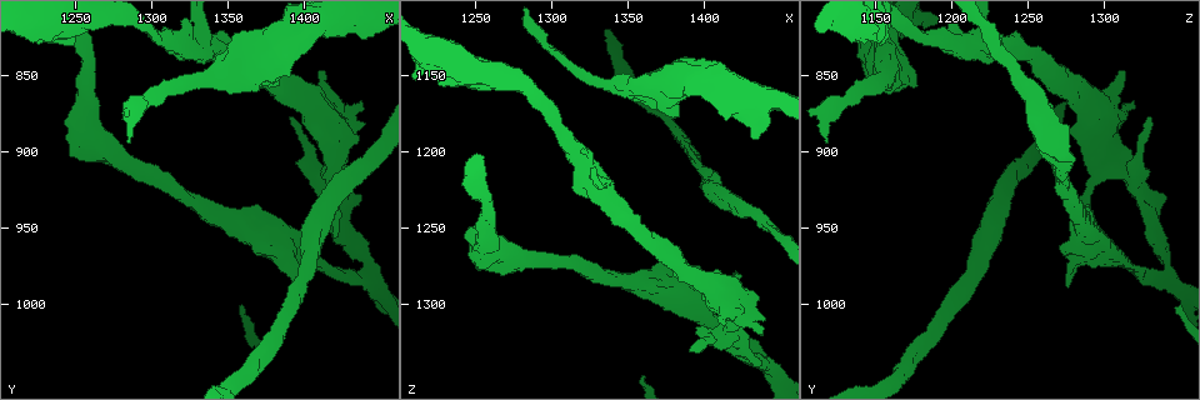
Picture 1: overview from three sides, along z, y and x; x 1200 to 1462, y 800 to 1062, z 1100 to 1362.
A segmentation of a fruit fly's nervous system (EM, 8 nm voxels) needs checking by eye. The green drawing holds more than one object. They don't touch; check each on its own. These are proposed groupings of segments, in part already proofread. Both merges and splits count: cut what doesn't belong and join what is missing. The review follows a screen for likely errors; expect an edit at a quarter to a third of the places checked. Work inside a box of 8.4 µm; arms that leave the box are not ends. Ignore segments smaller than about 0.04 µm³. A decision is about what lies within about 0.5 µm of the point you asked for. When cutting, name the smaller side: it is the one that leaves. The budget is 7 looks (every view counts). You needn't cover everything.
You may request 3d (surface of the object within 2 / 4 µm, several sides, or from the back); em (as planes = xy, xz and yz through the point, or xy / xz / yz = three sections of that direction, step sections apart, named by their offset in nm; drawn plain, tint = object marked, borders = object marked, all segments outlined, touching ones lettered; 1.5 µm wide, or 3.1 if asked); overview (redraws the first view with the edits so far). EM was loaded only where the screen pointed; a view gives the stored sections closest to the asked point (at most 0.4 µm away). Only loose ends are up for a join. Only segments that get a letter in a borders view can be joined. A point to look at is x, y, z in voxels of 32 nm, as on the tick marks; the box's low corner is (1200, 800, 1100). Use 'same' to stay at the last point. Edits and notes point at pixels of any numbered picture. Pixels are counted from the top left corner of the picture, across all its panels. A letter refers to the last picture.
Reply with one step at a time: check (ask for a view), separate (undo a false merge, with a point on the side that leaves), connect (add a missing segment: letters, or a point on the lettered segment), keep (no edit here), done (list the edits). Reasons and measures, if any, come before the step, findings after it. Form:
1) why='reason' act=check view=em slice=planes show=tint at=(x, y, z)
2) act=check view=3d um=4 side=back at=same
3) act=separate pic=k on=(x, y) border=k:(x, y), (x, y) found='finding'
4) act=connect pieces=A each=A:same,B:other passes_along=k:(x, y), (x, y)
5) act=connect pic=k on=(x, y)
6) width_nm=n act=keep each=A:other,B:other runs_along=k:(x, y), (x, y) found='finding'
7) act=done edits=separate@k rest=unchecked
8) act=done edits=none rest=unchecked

why='thick turns thin' act=check view=3d um=4 at=(1420, 876, 1302)

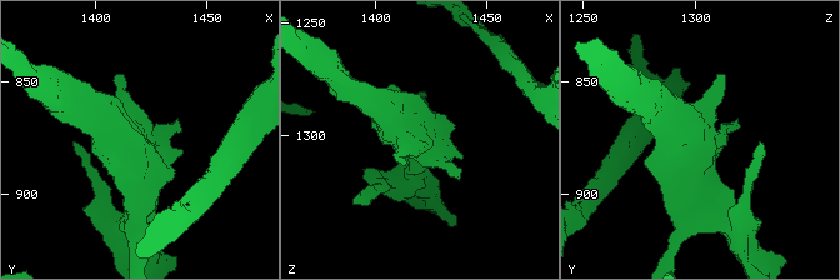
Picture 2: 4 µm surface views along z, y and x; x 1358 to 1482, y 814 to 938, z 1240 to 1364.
act=check view=em slice=xz step=4 show=tint at=(1417, 876, 1303)

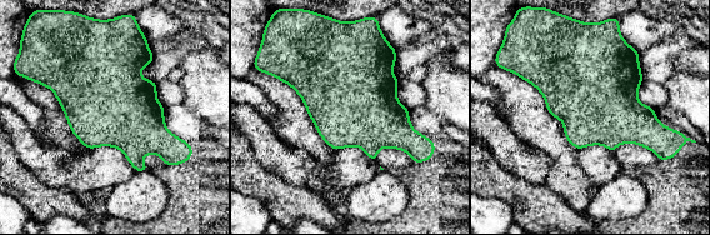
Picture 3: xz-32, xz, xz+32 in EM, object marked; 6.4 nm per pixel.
act=check view=em slice=planes show=borders at=same

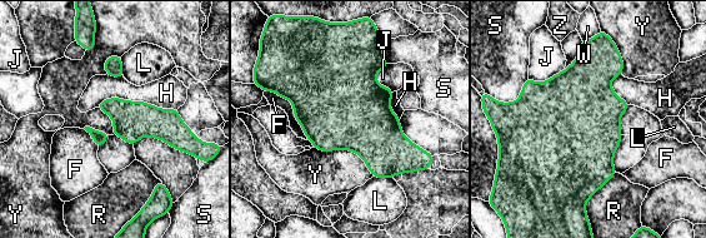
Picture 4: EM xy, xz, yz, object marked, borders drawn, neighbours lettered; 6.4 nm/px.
act=keep each=F:other,H:other,J:other,L:other,R:other,S:other,W:other,Y:other,Z:other border=4:(314, 147), (350, 149), (374, 175) found='one cell here'

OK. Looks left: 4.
why='free end' act=check view=3d um=4 at=(1422, 954, 1280)

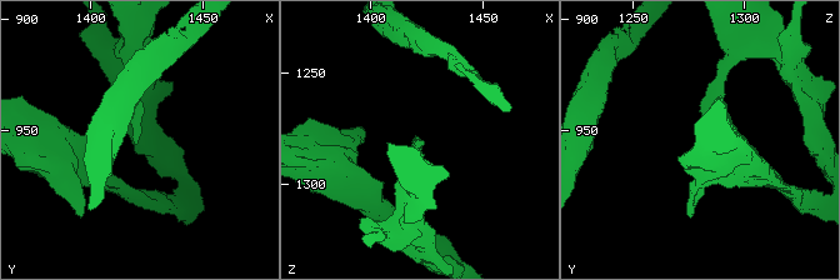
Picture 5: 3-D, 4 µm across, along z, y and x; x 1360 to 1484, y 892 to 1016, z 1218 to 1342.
why='need the tissue' act=check view=em slice=xz step=4 show=tint at=(1422, 955, 1280)

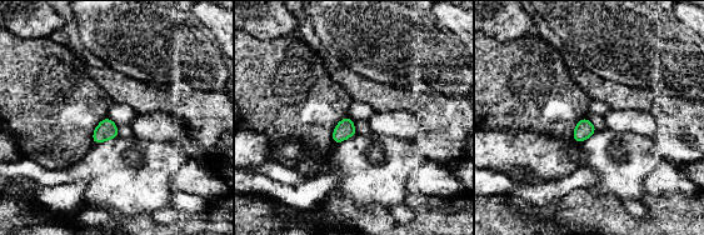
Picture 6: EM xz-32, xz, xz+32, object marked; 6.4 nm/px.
why='cut it another way' act=check view=em slice=planes show=borders at=same

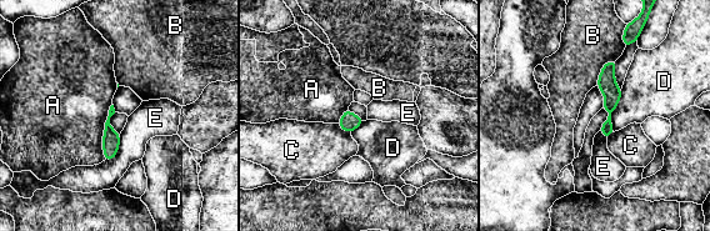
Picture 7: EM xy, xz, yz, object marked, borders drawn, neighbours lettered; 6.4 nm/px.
act=keep each=A:other,B:other,C:other,D:other,E:other found='no lettered segment goes on from it'

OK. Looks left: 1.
act=done edits=none rest=unchecked

